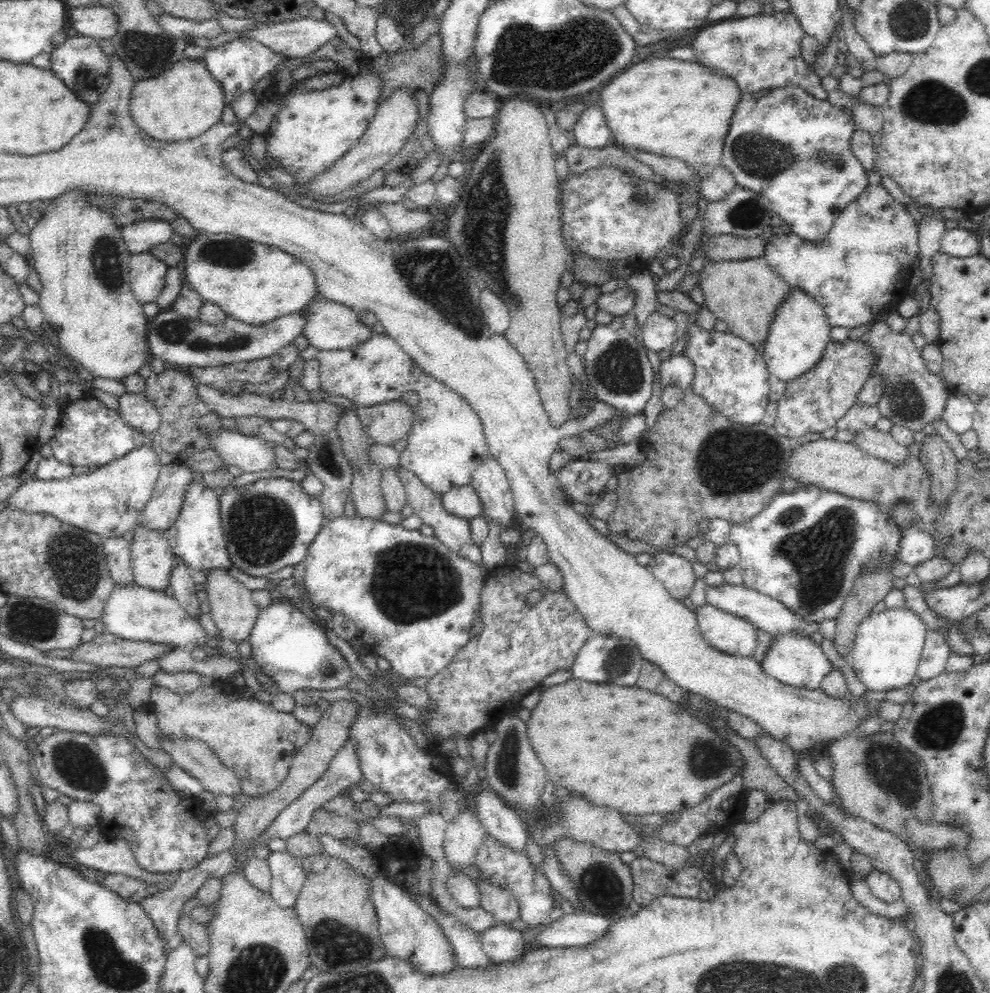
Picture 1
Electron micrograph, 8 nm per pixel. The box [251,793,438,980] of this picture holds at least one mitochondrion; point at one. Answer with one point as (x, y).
(335, 945)

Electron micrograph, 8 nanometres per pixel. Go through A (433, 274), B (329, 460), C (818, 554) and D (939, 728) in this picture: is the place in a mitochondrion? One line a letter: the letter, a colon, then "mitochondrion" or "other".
A: mitochondrion
B: mitochondrion
C: mitochondrion
D: mitochondrion

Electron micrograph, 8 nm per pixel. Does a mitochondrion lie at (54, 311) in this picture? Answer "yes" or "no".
no

